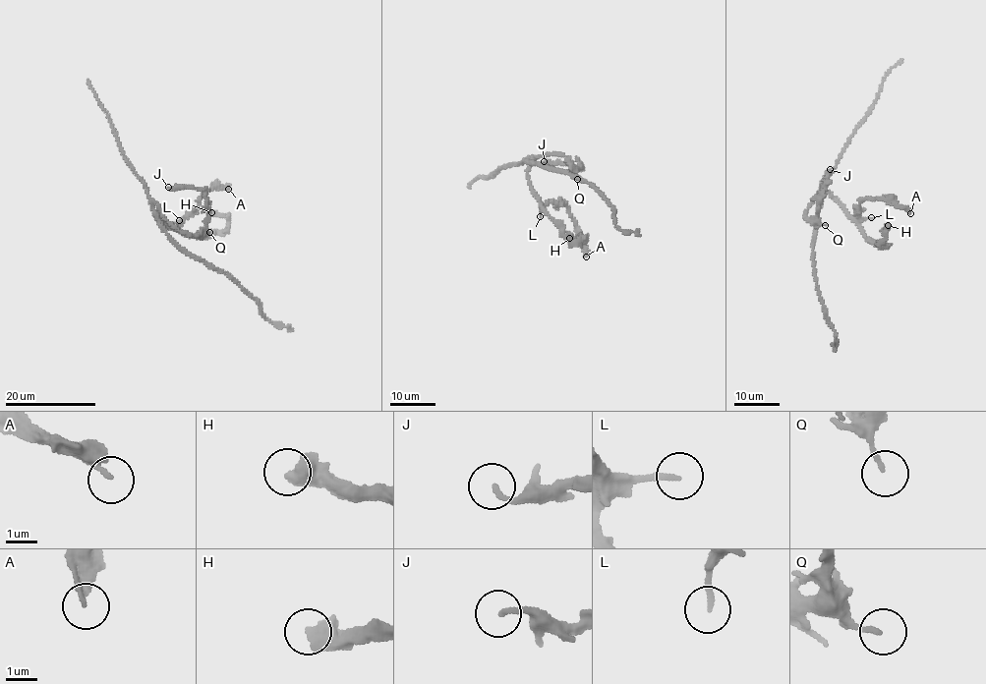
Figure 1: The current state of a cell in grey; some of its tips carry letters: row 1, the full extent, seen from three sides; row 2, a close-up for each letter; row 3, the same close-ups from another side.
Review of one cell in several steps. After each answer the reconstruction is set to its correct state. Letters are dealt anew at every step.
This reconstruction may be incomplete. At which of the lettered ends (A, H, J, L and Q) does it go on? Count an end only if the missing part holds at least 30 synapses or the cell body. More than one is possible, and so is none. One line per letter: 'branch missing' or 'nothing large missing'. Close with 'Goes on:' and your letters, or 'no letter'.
A: nothing large missing
H: nothing large missing
J: nothing large missing
L: nothing large missing
Q: nothing large missing
Goes on: no letter

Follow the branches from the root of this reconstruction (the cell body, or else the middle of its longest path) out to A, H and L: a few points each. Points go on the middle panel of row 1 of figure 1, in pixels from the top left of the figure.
A: (535, 162), (526, 160), (532, 159), (528, 182), (543, 204), (553, 200), (566, 204), (577, 225), (586, 256)
H: (535, 162), (526, 160), (532, 159), (527, 179), (544, 208), (571, 241), (586, 239), (569, 238)
L: (535, 162), (526, 160), (532, 159), (527, 179), (540, 199), (540, 216)

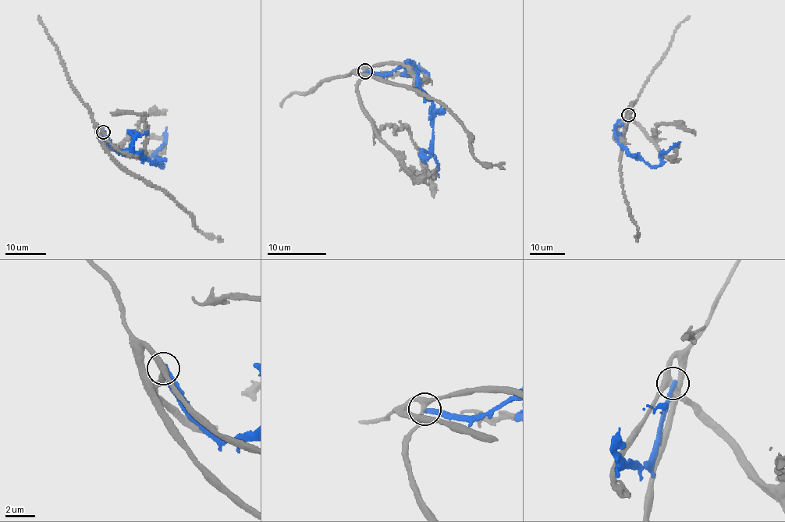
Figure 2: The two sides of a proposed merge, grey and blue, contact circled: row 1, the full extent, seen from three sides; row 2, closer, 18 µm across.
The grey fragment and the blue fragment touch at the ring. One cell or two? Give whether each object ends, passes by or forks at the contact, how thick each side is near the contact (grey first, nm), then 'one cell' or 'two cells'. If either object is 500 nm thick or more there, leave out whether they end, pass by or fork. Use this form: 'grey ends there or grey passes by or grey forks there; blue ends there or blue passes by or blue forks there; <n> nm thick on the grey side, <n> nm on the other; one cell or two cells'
grey forks there; blue ends there; 360 nm thick on the grey side, 320 nm on the other; two cells

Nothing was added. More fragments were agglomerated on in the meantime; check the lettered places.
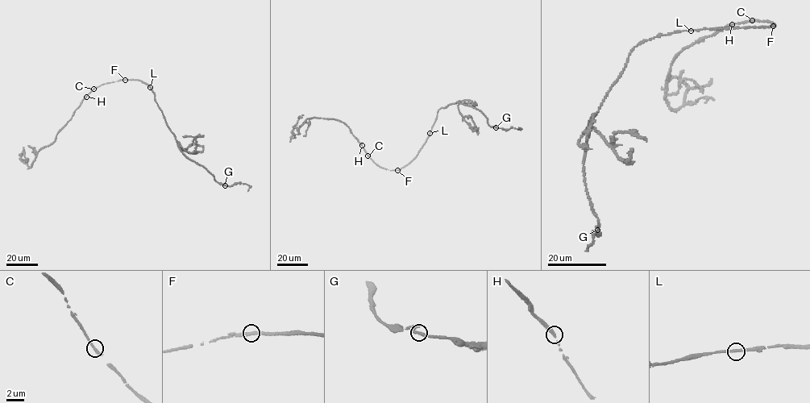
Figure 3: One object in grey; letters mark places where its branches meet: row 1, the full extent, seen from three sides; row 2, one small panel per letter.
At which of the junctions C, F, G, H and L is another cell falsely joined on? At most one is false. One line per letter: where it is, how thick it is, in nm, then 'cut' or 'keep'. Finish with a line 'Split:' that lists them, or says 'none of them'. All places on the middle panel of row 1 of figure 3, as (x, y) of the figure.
C: place (367, 155); calibre 260 nm; keep
F: place (397, 170); calibre 240 nm; cut
G: place (496, 127); calibre 240 nm; keep
H: place (362, 145); calibre 240 nm; keep
L: place (429, 133); calibre 240 nm; keep
Split: F

